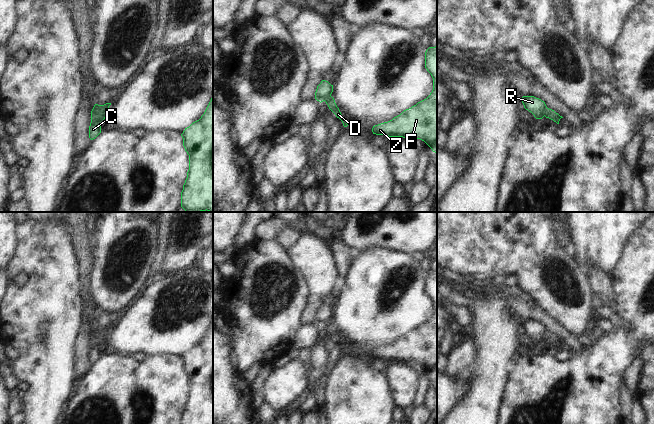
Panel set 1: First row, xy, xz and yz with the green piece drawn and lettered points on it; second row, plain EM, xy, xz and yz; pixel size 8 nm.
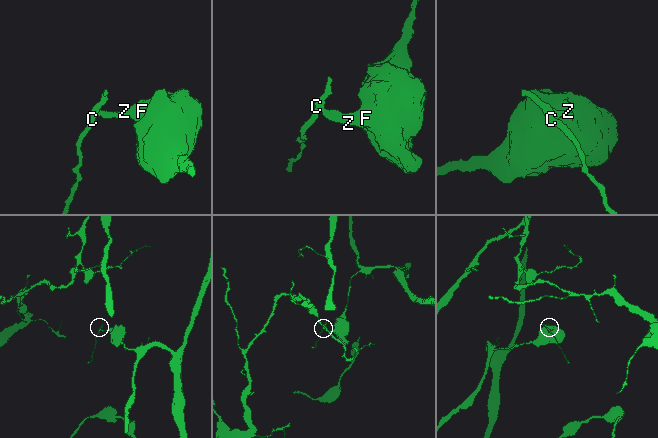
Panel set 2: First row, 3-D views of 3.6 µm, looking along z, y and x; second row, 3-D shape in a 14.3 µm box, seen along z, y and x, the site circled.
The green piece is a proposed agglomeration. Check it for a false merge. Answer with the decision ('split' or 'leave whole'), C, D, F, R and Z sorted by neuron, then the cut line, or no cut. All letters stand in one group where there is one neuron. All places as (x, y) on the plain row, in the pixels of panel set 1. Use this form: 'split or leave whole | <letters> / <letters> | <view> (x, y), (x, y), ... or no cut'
split | C R / D F Z | yz (547, 332), (545, 340)

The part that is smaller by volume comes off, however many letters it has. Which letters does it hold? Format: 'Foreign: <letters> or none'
Foreign: C, R

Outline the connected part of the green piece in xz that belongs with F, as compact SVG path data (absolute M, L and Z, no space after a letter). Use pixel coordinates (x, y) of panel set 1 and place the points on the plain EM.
M437 270L425 276L425 292L433 302L430 319L388 346L373 350L376 359L424 365L437 377Z

